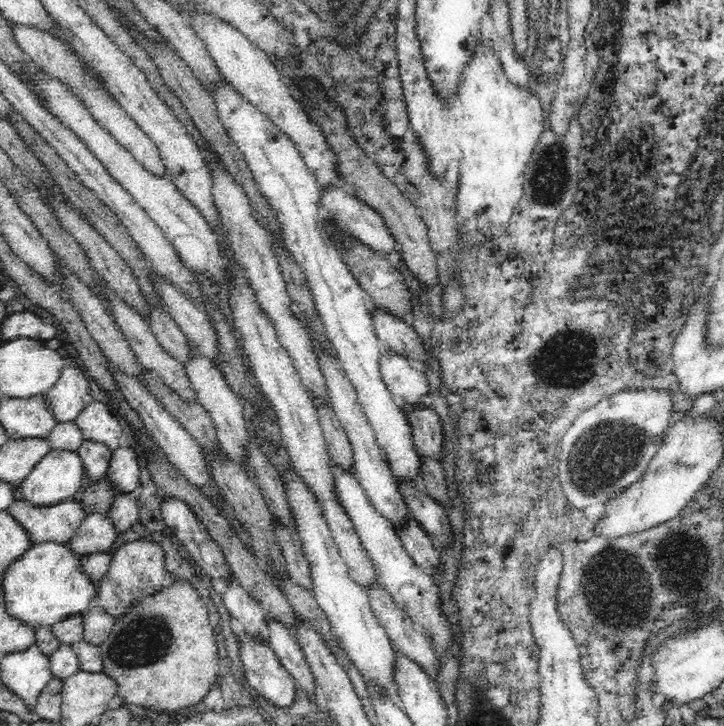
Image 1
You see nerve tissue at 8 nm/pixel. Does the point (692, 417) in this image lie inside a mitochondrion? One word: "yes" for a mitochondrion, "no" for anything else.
no

